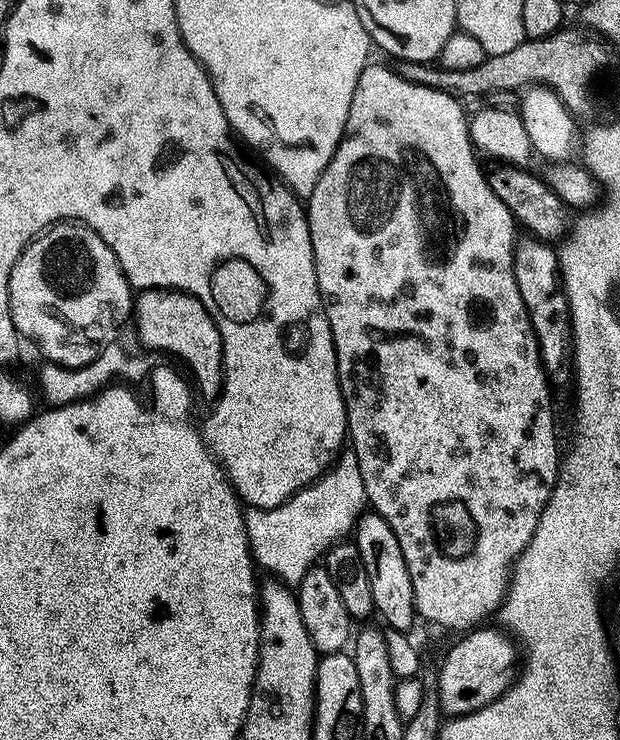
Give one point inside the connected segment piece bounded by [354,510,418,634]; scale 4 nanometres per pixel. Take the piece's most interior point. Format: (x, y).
(390, 583)

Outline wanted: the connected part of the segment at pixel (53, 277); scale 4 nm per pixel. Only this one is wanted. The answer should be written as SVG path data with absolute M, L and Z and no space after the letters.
M61 222L45 229L15 260L9 308L19 335L34 340L46 361L80 368L99 354L105 341L100 329L108 329L115 316L122 320L131 315L134 294L116 255L97 232L87 225Z

